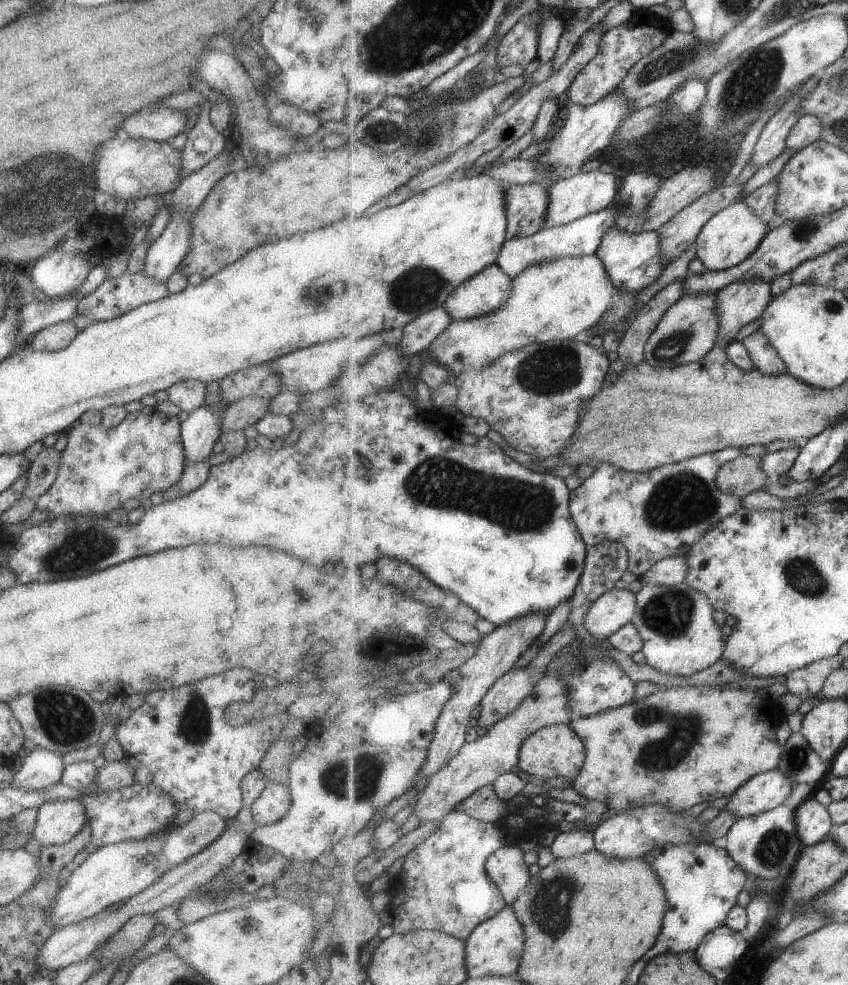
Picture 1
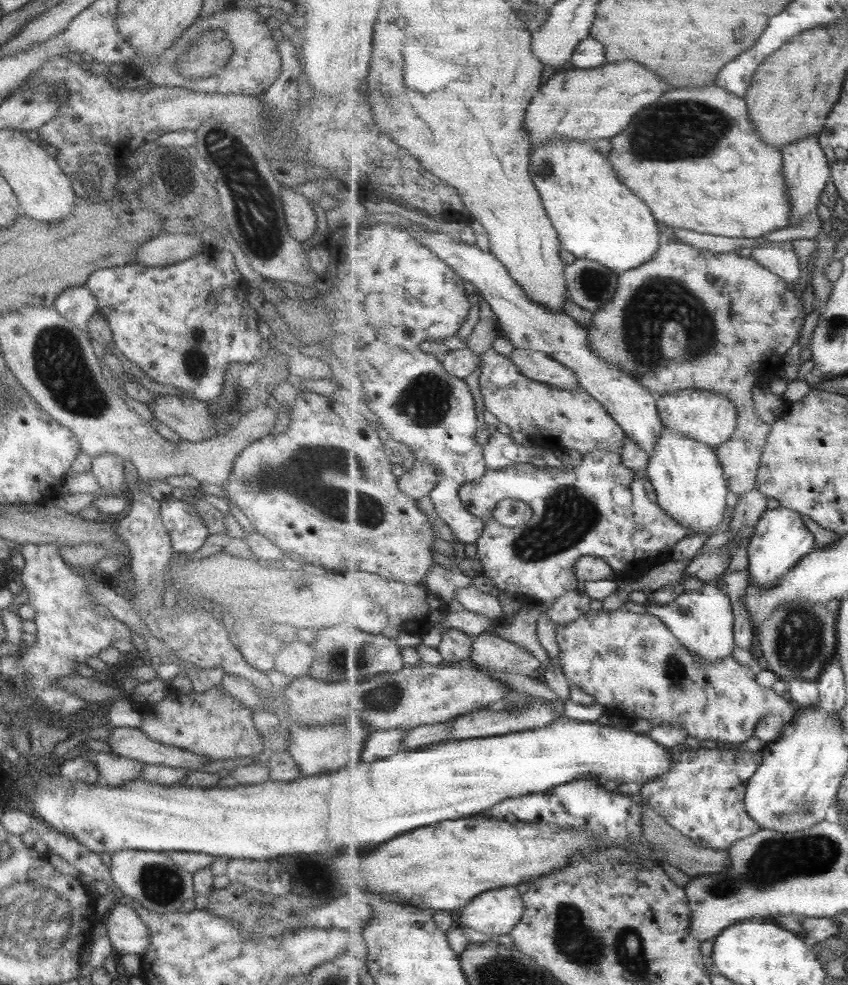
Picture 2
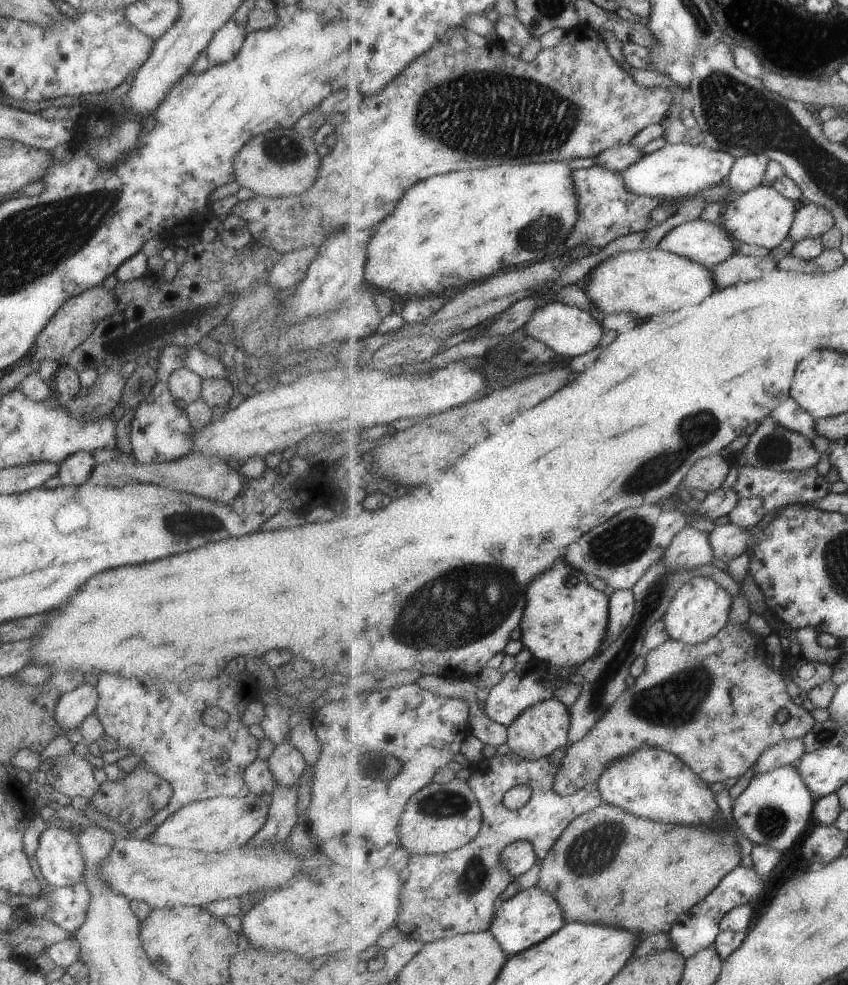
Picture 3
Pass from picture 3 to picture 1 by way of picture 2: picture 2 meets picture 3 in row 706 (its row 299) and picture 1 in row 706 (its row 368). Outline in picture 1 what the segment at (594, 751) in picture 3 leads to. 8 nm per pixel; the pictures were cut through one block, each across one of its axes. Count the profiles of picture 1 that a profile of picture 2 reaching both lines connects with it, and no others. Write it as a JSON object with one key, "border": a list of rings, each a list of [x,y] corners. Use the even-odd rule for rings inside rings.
{"border":[[[707,685],[660,687],[655,694],[649,695],[645,699],[638,699],[628,705],[583,717],[579,720],[572,720],[569,723],[586,744],[586,763],[583,765],[582,771],[573,779],[572,789],[586,799],[605,803],[609,808],[619,811],[628,811],[632,807],[657,804],[664,805],[678,813],[681,810],[693,808],[697,804],[708,803],[710,800],[715,800],[715,798],[729,798],[740,786],[749,782],[754,776],[778,768],[783,746],[777,740],[777,728],[786,721],[786,716],[786,711],[781,710],[777,700],[762,695],[758,690],[751,688],[725,688],[719,685],[714,687]]]}

